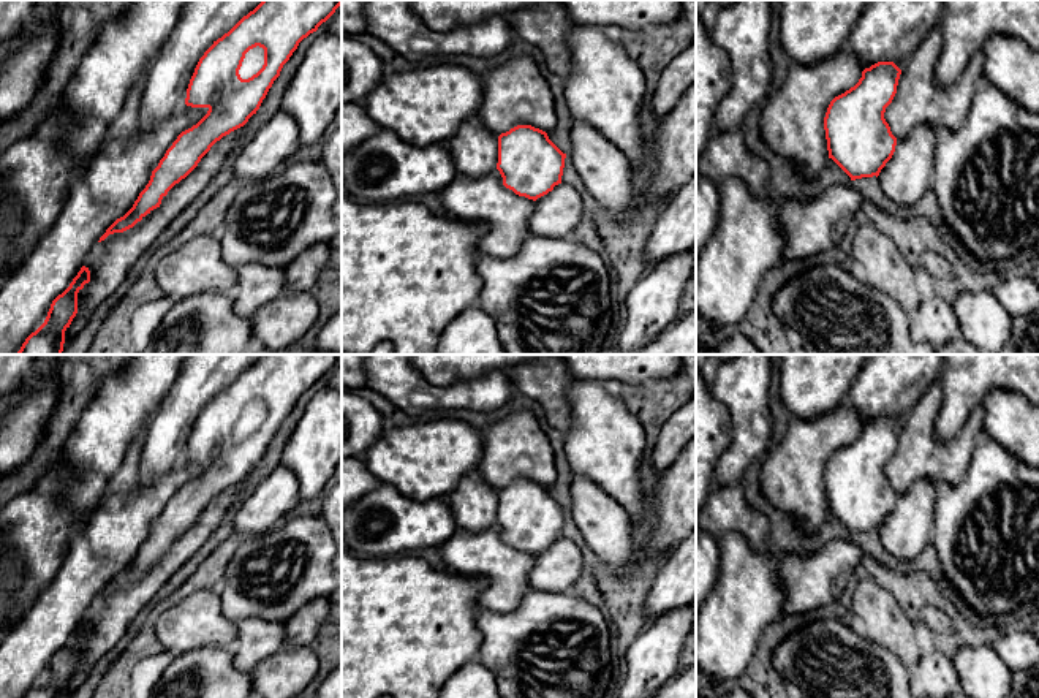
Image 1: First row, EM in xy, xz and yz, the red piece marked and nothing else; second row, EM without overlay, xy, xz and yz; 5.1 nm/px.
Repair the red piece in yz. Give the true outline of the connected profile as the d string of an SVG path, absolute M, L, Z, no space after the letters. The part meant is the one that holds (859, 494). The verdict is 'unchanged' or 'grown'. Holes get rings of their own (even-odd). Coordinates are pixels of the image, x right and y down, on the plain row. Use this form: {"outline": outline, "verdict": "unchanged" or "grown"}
{"outline": "M878 416L862 426L859 437L835 451L824 472L829 513L851 535L879 530L892 513L897 492L884 473L901 424L894 416Z", "verdict": "unchanged"}

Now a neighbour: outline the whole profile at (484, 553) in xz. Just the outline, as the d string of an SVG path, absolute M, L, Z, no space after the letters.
M498 524L481 530L457 530L440 548L444 571L457 576L482 576L489 581L479 595L479 606L493 613L509 613L530 590L528 575L535 556L516 549L503 540Z

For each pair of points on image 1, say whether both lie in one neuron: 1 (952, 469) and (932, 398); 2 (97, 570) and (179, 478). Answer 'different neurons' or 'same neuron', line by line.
1: same neuron
2: same neuron

